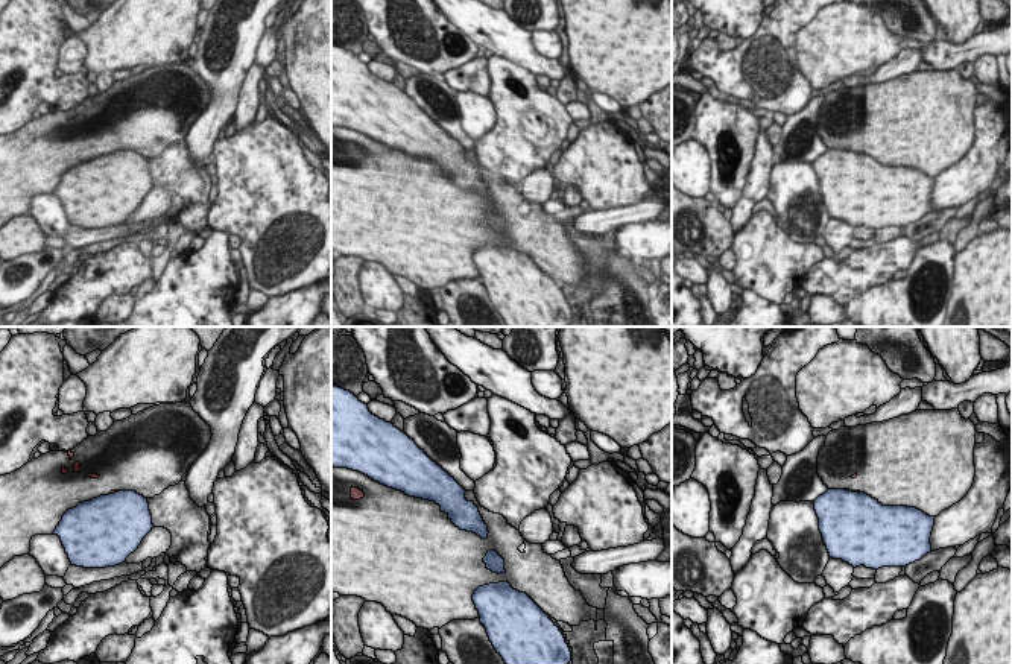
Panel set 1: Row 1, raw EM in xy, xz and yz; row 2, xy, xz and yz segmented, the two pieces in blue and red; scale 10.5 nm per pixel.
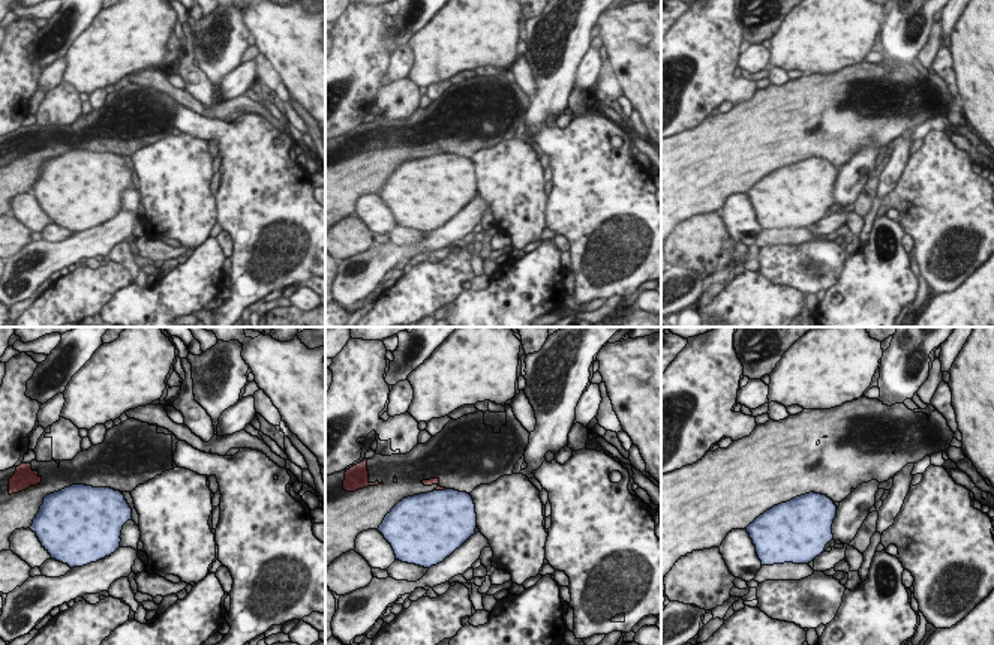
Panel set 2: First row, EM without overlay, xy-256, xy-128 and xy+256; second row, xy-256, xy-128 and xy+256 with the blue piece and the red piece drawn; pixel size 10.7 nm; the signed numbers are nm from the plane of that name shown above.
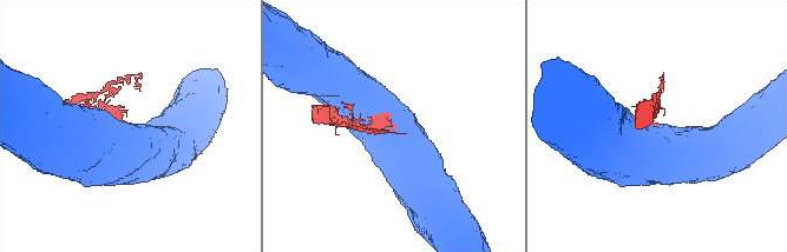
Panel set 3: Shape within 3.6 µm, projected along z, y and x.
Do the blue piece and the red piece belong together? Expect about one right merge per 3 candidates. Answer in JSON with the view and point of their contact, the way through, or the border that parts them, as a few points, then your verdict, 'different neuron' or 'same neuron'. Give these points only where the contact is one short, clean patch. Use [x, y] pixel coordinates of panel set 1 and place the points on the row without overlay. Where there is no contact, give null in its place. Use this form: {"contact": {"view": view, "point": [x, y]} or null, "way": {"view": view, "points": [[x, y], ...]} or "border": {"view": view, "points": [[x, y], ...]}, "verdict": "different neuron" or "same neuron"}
{"contact": {"view": "yz", "point": [856, 152]}, "border": {"view": "yz", "points": [[851, 151], [860, 152]]}, "verdict": "different neuron"}

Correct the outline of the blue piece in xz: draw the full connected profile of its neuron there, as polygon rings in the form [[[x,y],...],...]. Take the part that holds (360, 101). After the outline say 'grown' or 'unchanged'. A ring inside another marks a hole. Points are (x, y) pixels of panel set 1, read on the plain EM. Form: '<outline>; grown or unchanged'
[[[331,44],[331,126],[359,131],[409,157],[435,161],[456,187],[473,191],[482,199],[488,198],[488,185],[479,167],[465,158],[466,150],[454,137],[433,122],[404,91],[372,74],[368,64],[334,44]]]; unchanged

